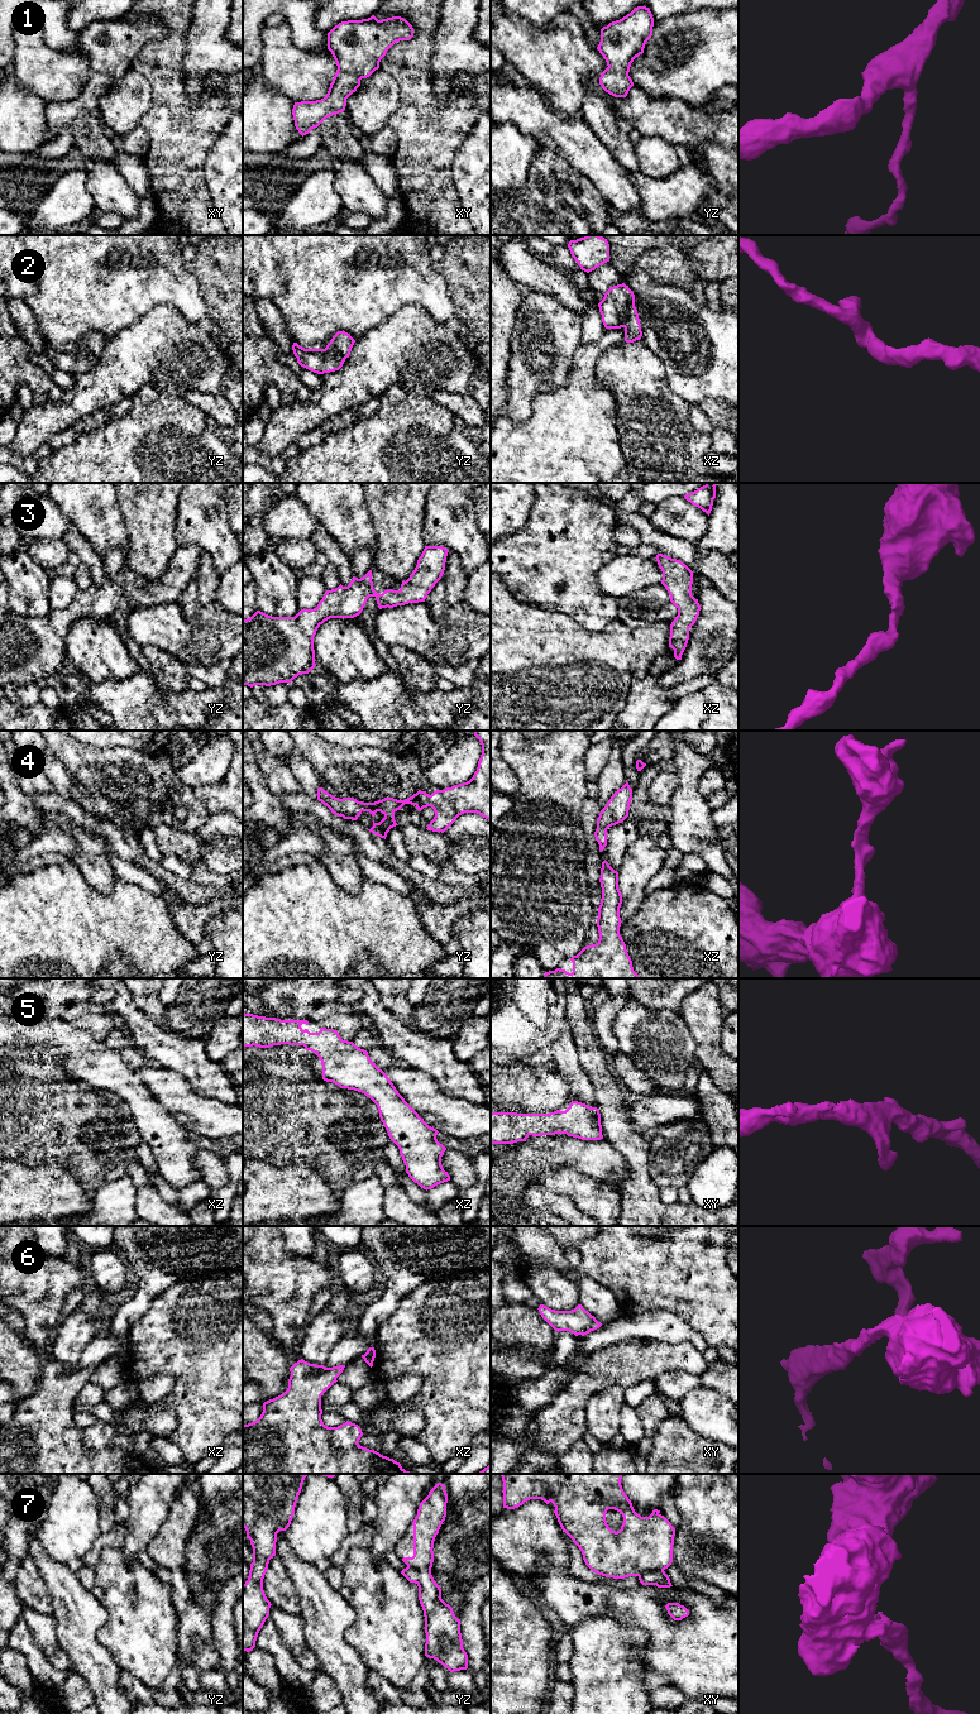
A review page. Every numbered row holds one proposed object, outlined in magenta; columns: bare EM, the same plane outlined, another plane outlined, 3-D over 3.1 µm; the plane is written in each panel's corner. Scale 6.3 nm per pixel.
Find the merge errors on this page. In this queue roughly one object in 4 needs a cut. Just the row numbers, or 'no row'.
7

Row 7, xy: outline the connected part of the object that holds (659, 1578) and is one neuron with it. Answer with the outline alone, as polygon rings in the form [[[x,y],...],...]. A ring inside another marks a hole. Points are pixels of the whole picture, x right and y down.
[[[651,1570],[639,1575],[639,1580],[642,1585],[656,1585],[658,1588],[673,1586],[669,1576],[664,1570]]]

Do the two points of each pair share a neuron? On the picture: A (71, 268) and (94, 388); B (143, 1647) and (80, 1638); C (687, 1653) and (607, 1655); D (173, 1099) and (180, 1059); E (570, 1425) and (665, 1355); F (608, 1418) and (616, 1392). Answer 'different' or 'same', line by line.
A: different
B: different
C: different
D: different
E: same
F: same

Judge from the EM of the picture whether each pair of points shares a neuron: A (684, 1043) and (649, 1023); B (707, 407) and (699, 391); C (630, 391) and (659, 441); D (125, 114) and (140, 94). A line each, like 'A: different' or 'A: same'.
A: same
B: different
C: same
D: same

